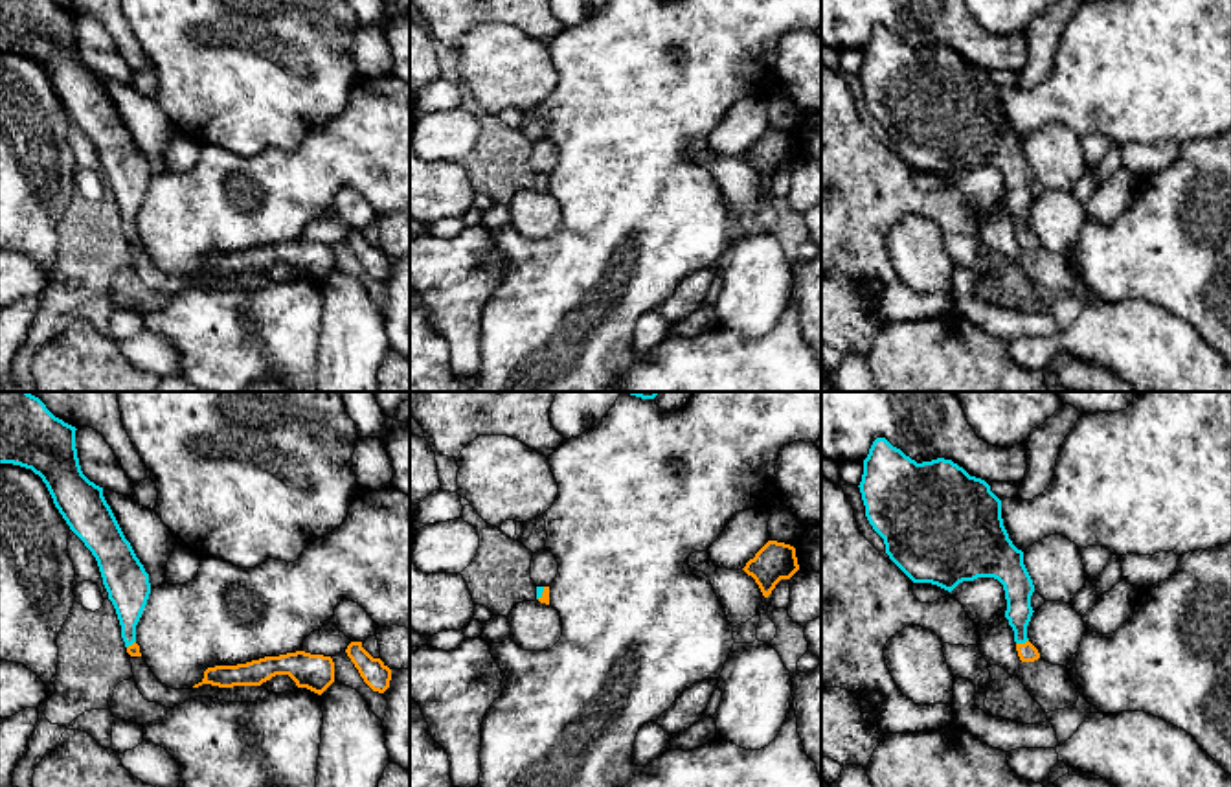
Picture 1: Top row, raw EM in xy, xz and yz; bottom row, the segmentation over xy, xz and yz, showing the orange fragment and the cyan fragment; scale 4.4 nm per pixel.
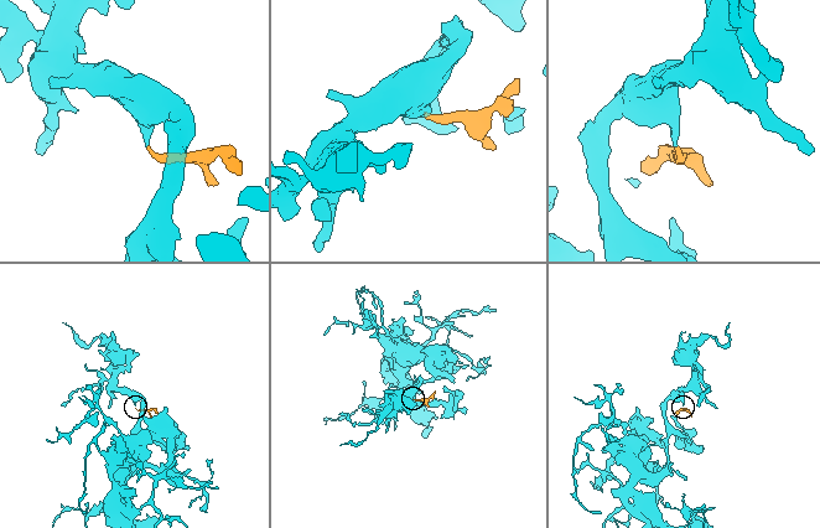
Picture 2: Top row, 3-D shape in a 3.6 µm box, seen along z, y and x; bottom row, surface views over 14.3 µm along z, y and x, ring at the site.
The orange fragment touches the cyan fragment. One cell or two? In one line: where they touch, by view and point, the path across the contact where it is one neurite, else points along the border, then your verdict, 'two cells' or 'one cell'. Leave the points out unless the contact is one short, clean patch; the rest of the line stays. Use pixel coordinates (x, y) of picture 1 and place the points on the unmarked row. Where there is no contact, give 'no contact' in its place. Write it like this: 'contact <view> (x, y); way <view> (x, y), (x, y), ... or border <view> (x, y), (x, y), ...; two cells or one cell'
contact yz (1022, 232); way yz (1026, 239), (1022, 232), (1018, 175); one cell

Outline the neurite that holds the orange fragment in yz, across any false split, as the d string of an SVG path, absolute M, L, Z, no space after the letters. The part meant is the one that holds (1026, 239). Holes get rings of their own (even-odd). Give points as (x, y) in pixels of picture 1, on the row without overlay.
M876 26L858 75L886 142L913 171L952 180L963 169L998 167L1020 248L1040 246L1027 226L1034 173L1003 114L1001 88L985 68L944 46L917 51Z

